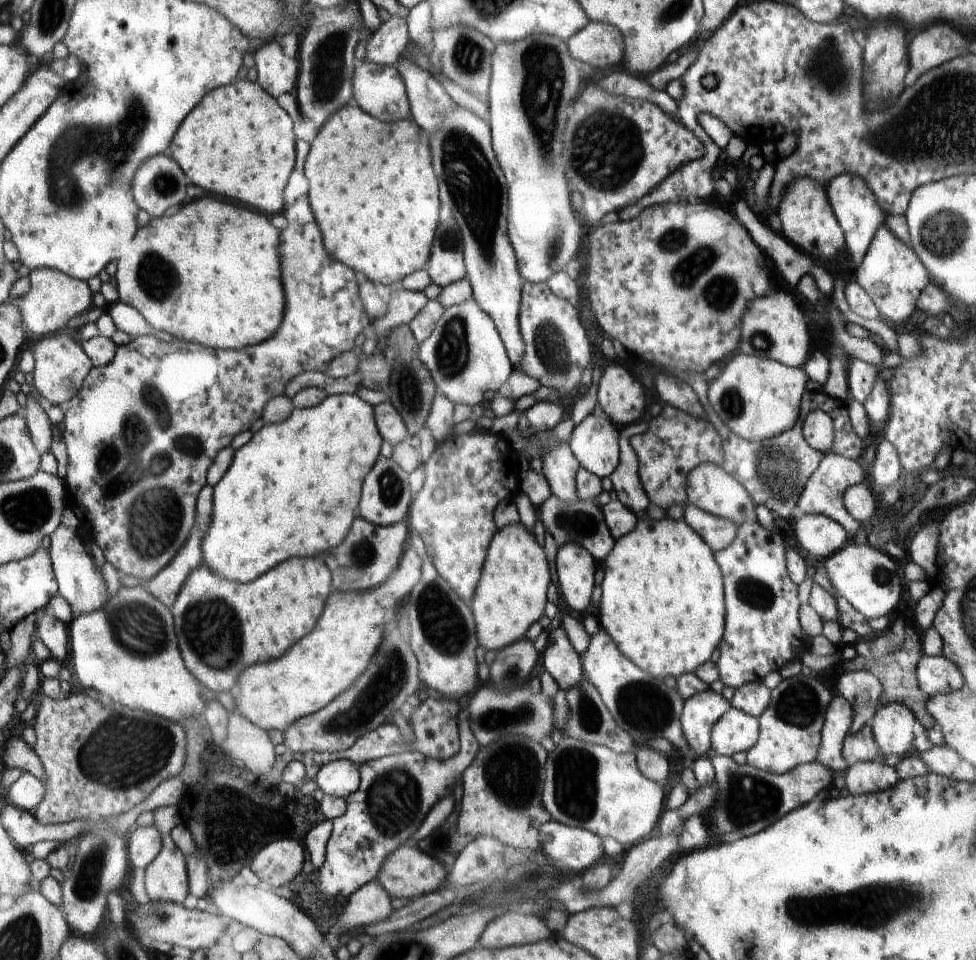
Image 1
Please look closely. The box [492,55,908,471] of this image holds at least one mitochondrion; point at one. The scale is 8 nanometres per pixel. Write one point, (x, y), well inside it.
(606, 150)

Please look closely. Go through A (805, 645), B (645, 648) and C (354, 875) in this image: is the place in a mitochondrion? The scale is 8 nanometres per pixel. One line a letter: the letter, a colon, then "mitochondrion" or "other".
A: other
B: other
C: other

